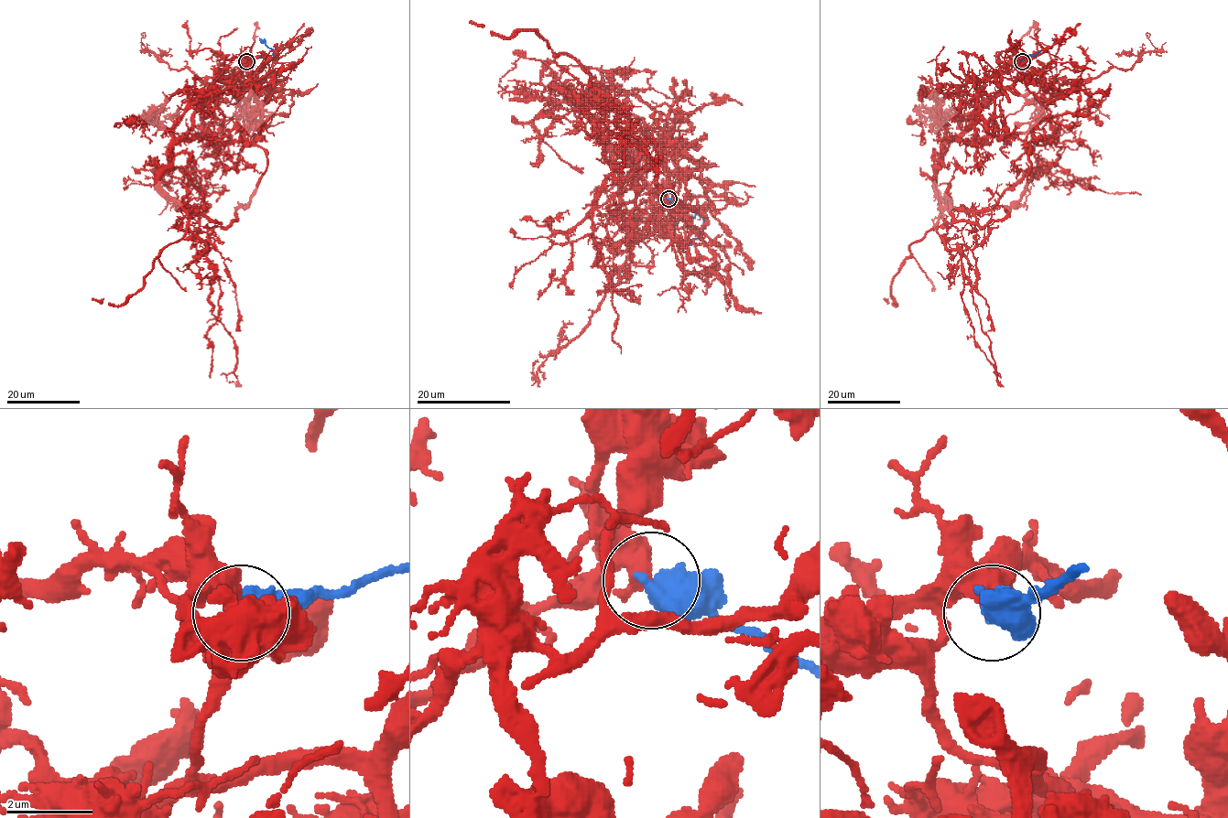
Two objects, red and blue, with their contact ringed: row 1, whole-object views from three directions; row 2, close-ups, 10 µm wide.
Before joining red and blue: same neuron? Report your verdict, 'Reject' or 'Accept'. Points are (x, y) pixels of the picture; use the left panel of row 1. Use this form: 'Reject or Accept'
Accept

